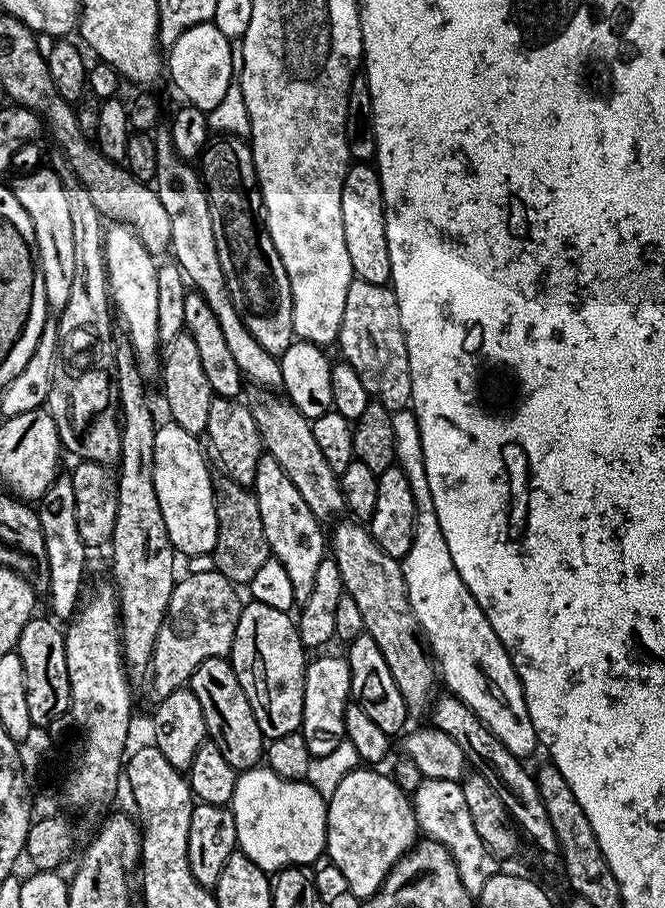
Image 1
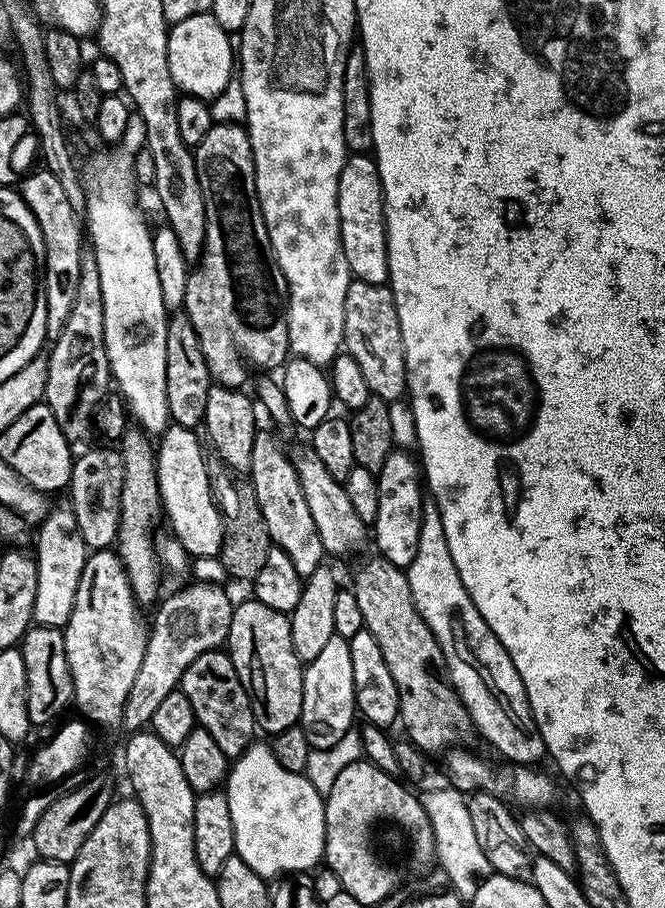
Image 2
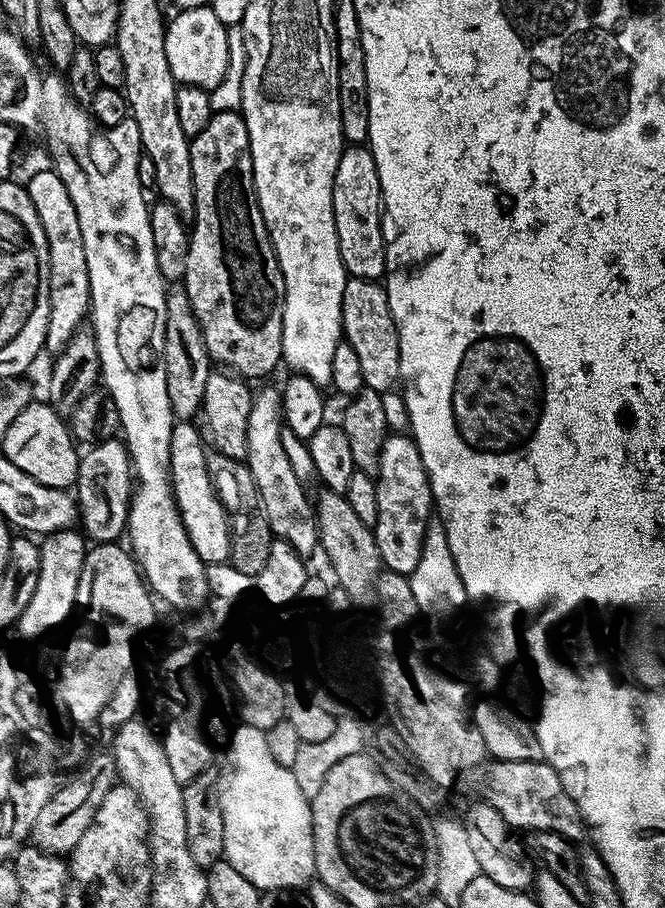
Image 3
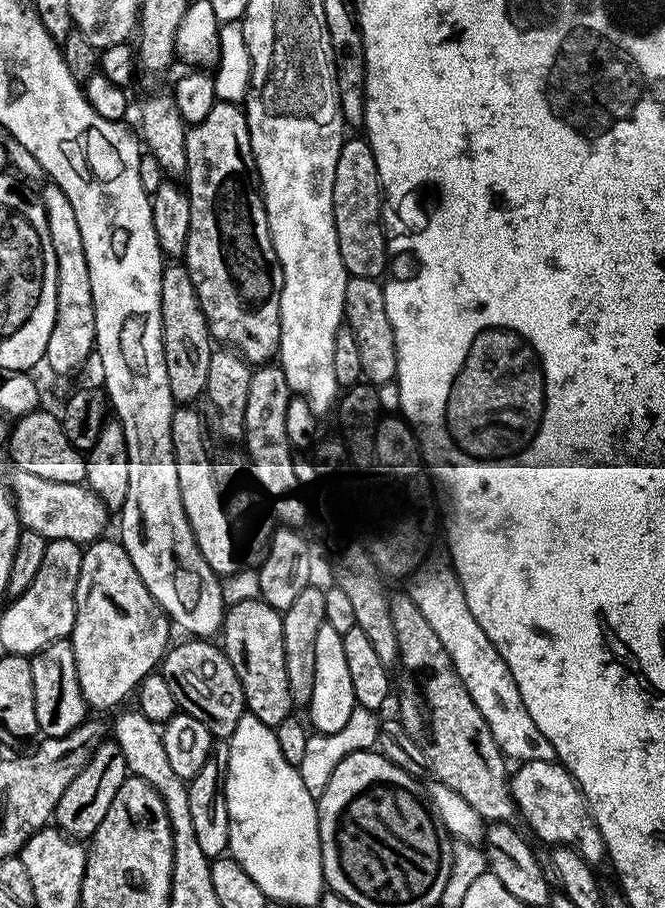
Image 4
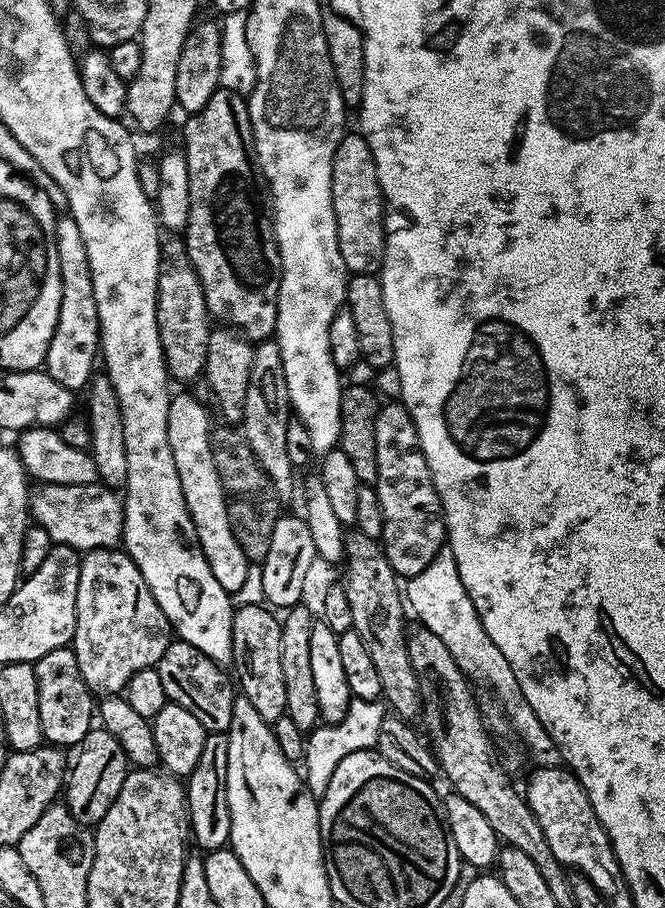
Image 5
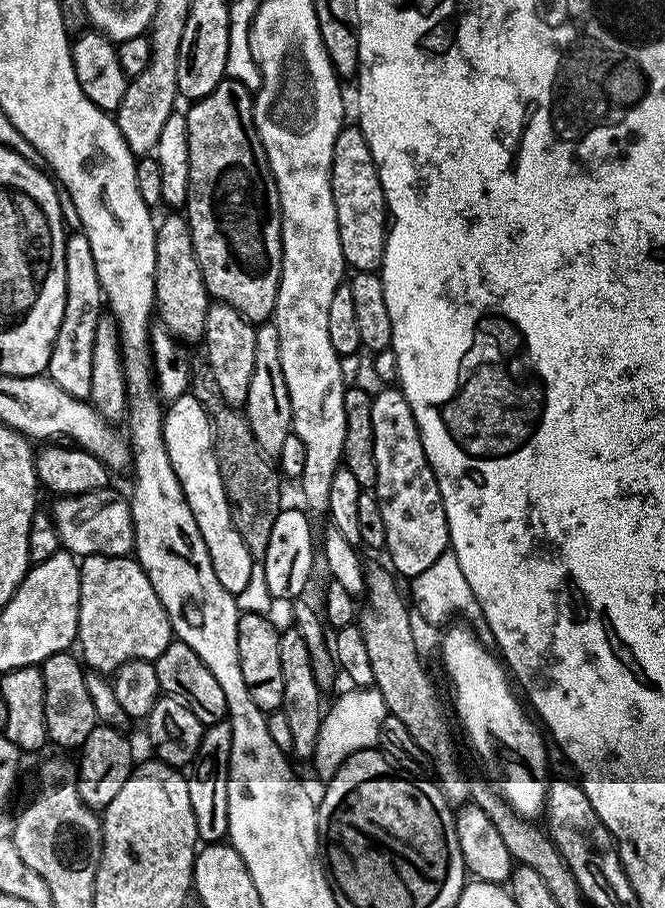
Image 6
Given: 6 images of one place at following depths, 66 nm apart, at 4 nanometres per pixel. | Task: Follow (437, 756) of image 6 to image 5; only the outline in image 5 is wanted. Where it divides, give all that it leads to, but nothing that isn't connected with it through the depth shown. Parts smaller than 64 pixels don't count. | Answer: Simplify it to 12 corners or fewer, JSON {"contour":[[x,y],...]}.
{"contour":[[344,537],[352,631],[399,719],[422,712],[401,581],[381,541]]}

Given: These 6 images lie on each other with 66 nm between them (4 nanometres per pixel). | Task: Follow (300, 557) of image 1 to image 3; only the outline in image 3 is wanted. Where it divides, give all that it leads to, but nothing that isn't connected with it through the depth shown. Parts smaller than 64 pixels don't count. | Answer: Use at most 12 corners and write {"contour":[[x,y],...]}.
{"contour":[[256,388],[250,474],[270,530],[300,556],[319,549],[316,510],[280,433],[282,392]]}

